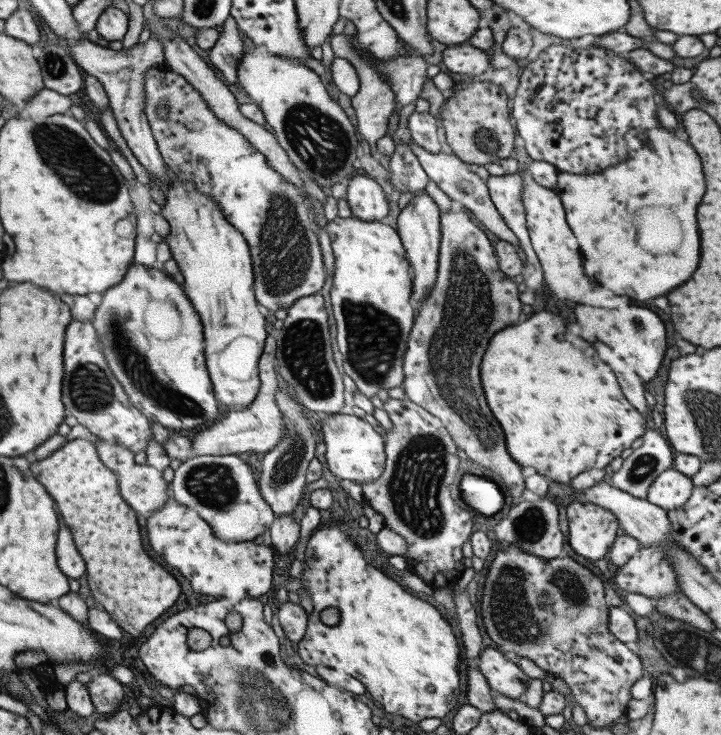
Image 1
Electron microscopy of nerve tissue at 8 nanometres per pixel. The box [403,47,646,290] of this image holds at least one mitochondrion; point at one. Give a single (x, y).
(486, 141)

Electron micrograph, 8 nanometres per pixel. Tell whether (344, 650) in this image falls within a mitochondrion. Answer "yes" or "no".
no

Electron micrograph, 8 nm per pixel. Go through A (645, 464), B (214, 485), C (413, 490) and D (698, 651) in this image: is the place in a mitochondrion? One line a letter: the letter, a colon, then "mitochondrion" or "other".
A: mitochondrion
B: mitochondrion
C: mitochondrion
D: mitochondrion

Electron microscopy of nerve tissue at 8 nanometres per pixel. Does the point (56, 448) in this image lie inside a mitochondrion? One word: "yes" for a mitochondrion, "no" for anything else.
no

